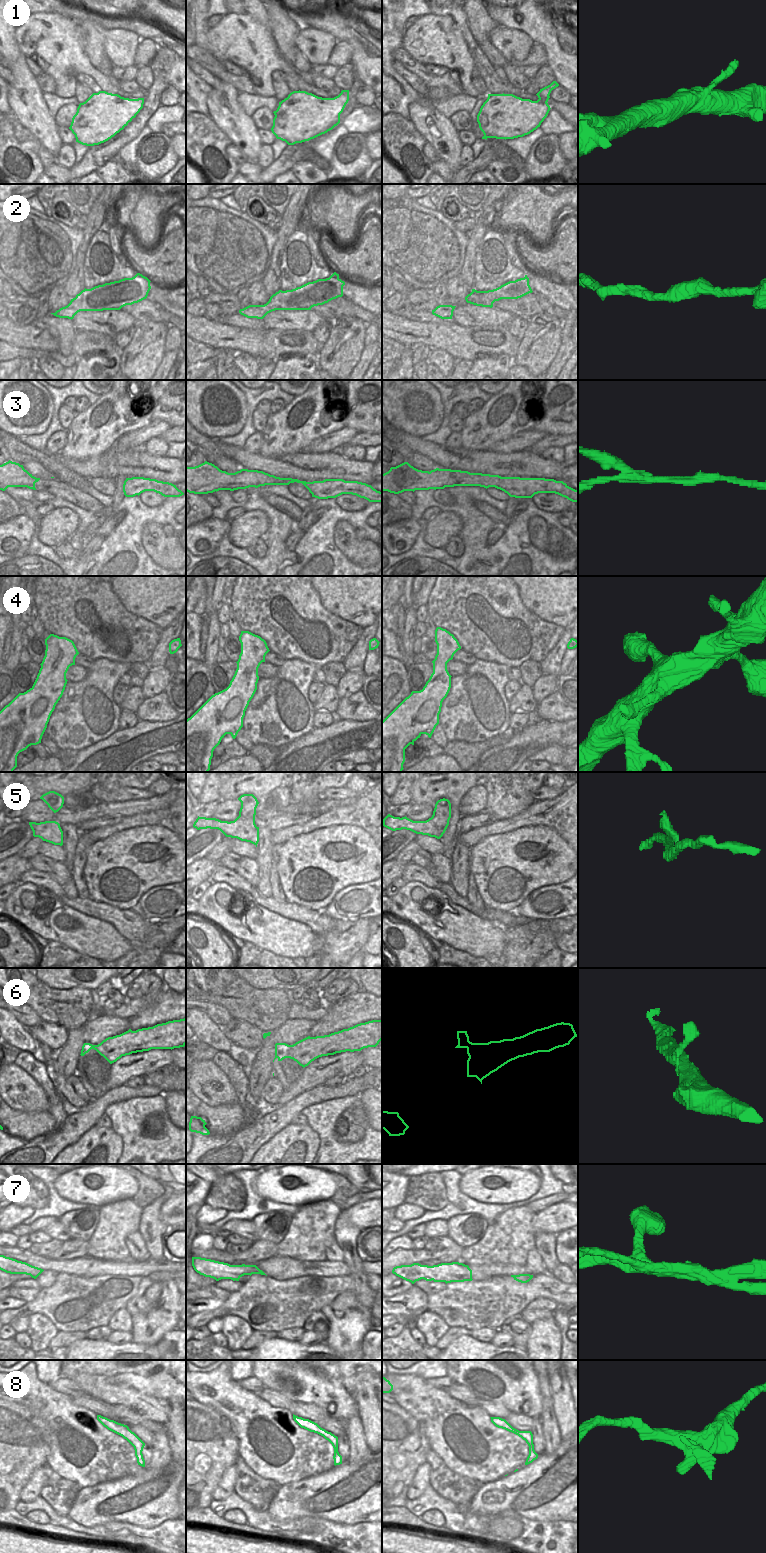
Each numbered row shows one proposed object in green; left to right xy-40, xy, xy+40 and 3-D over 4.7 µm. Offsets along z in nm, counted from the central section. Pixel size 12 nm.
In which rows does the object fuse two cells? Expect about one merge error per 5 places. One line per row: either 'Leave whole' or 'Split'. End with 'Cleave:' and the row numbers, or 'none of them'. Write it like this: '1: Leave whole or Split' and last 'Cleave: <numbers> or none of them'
1: Leave whole
2: Leave whole
3: Split
4: Leave whole
5: Leave whole
6: Leave whole
7: Split
8: Leave whole
Cleave: 3, 7

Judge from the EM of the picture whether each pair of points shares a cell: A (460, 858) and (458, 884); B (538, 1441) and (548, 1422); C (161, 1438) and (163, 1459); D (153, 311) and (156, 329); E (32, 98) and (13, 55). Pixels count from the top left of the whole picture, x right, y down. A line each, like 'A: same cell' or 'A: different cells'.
A: same cell
B: different cells
C: same cell
D: different cells
E: same cell

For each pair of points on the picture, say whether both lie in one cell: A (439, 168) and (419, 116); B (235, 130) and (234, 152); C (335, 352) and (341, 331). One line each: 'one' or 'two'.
A: two
B: two
C: one

